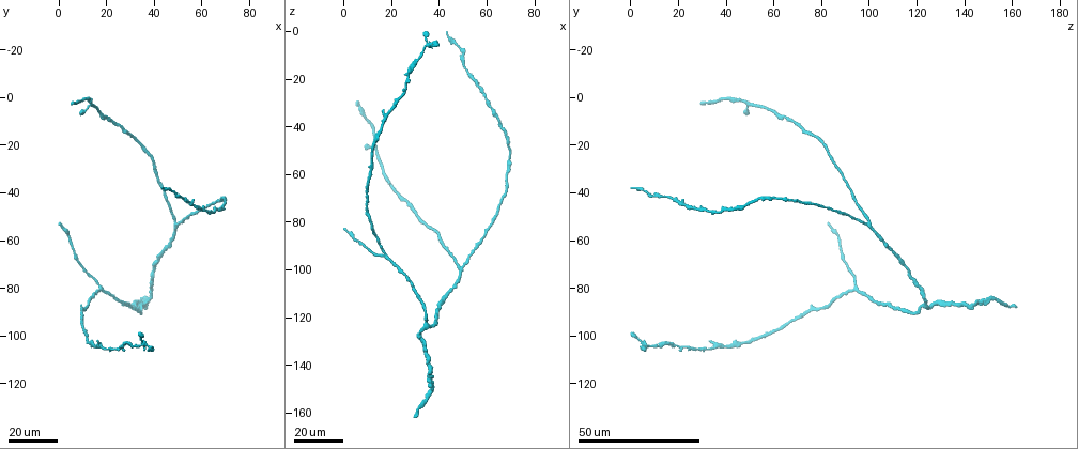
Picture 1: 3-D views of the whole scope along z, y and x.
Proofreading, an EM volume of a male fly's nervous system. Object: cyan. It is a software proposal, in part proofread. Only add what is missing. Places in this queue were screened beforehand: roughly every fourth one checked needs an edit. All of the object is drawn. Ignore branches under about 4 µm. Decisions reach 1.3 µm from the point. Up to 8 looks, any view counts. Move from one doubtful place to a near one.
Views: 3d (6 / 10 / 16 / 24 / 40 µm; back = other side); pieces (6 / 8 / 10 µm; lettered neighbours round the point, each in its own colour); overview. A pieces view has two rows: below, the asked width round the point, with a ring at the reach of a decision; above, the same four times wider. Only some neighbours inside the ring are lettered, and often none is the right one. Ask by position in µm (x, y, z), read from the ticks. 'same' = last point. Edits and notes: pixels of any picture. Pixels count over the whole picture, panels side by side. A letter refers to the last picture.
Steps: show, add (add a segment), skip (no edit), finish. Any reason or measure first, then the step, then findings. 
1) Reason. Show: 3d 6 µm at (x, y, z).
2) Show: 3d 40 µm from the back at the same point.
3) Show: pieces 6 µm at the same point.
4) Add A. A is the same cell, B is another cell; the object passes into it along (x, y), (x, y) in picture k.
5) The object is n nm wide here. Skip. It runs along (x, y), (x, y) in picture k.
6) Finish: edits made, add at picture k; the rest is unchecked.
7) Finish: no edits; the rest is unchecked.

An open end. Show: 3d 16 µm at (16, 103, 34).

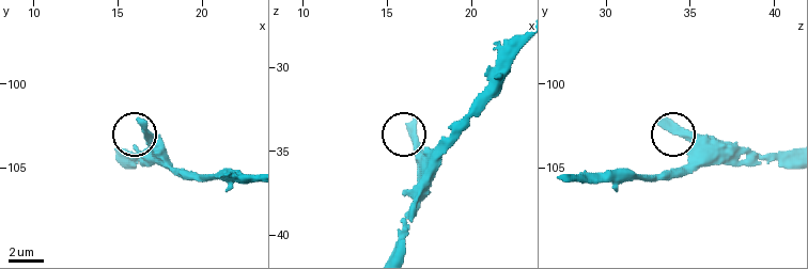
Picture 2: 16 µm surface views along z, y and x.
Show: pieces 6 µm at (16.6, 102.4, 33.2).

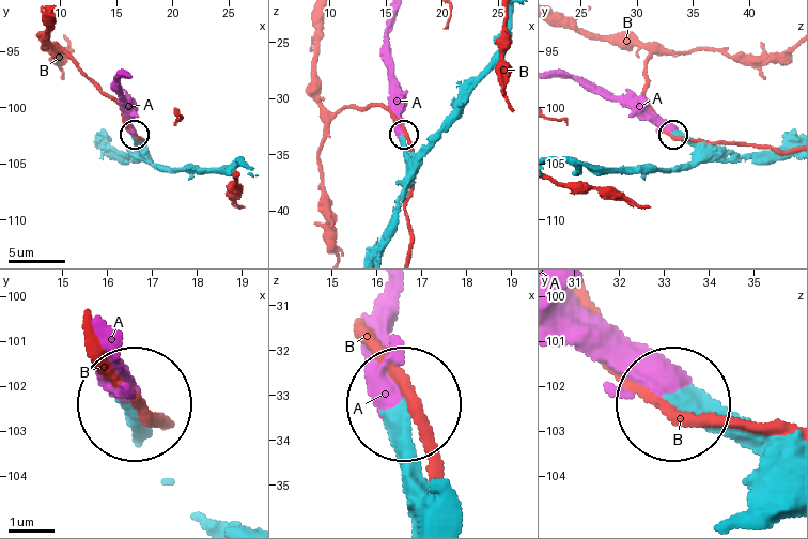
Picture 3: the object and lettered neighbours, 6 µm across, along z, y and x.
Add A. A is the same cell, B is another cell; the object passes into it along (412, 517), (412, 447), (388, 410), (388, 298) in picture 3; it goes on there.

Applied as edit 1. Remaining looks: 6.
Long arm stops here. Show: 3d 24 µm at (6, 3, 30).

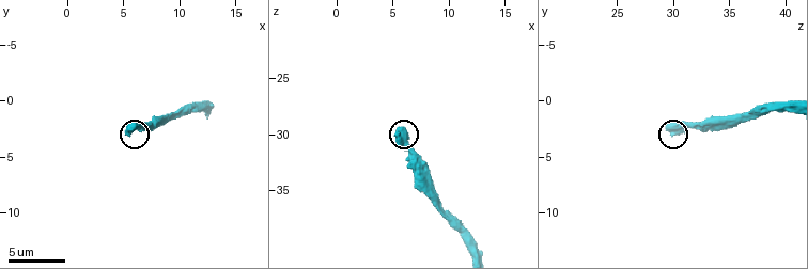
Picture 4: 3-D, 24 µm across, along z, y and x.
Show: pieces 6 µm at (5.8, 2.6, 29.4).

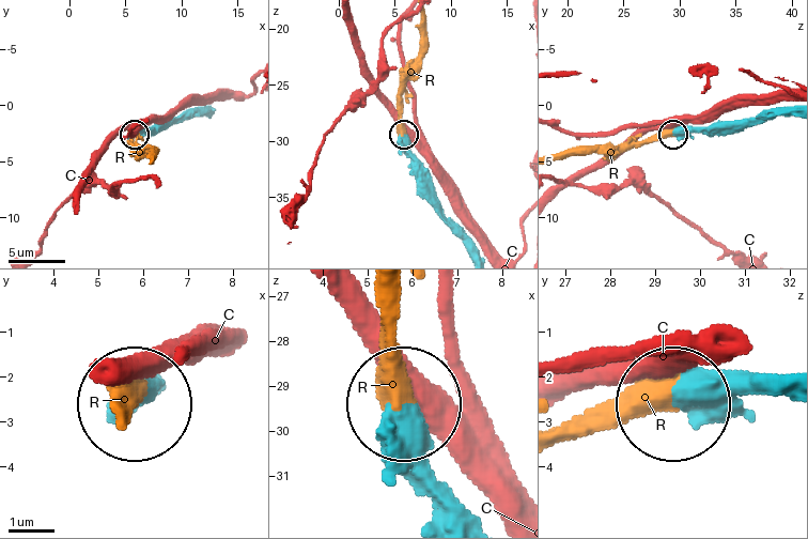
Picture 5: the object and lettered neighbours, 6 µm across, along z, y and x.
The object is 580 nm wide here. Add R. R is the same cell, C is another cell; it goes on there.

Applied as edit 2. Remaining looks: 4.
An open end. Show: 3d 24 µm at (49, 41, 10).

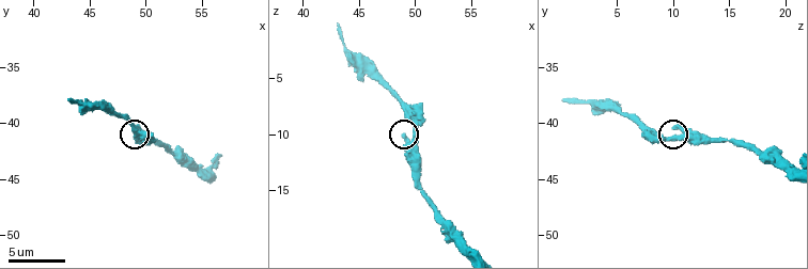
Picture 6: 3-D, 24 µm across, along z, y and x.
Show: pieces 8 µm at (49.0, 40.2, 10.2).

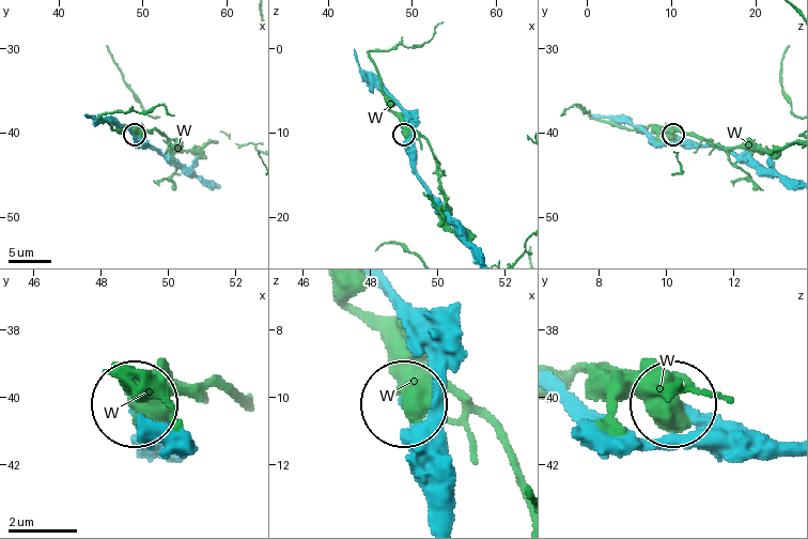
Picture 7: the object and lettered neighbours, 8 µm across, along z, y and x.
Skip. W is another cell; it runs along (448, 513), (445, 444), (407, 403) in picture 7; no lettered segment goes on from it.

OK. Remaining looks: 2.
Long arm stops here. Show: 3d 16 µm at (0, 54, 83).

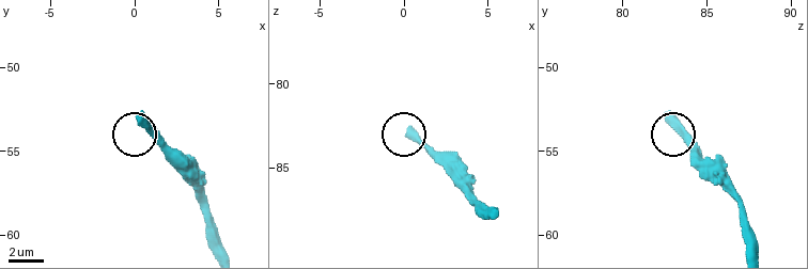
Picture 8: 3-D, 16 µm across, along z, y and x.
Show: pieces 6 µm at (0.4, 52.7, 82.7).

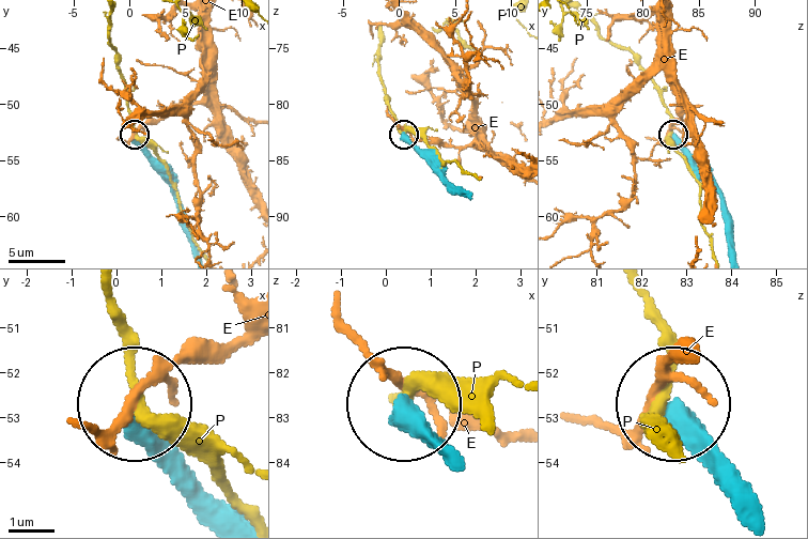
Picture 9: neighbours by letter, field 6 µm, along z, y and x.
Skip. E and P are other cells; it runs along (187, 463), (137, 410) in picture 9; no lettered segment goes on from it.

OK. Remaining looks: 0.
Finish: edits made, add at picture 3, add at picture 5; the rest is unchecked.

